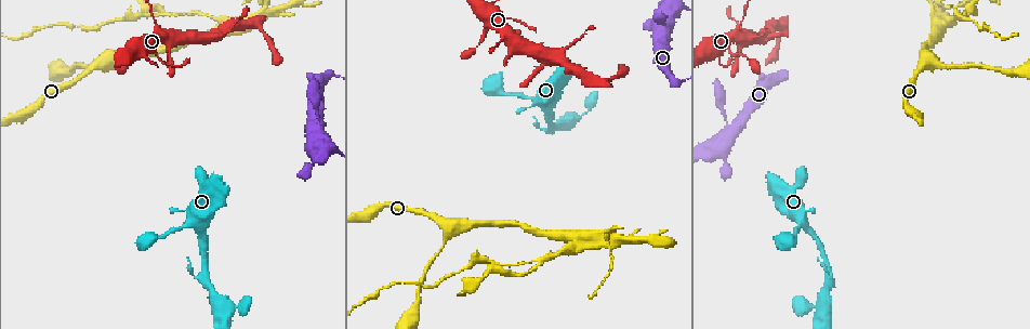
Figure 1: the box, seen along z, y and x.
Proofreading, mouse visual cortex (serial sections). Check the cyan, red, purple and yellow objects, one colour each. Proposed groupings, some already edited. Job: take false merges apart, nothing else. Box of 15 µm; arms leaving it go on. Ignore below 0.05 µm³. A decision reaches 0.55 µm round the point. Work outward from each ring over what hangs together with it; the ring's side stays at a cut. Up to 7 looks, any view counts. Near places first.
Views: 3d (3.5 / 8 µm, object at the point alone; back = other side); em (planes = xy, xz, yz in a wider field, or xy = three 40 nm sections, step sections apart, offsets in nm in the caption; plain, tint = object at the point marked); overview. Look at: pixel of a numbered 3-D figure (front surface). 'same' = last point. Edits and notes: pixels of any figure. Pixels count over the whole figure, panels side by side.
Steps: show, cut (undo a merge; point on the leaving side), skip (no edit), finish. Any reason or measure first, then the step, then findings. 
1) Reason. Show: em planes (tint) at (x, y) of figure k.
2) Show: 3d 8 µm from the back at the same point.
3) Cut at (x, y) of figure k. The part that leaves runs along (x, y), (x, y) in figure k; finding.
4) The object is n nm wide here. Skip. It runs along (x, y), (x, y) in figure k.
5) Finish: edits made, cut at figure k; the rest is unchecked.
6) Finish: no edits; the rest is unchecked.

Sharp bend. Show: 3d 8 µm at (493, 270) of figure 1.

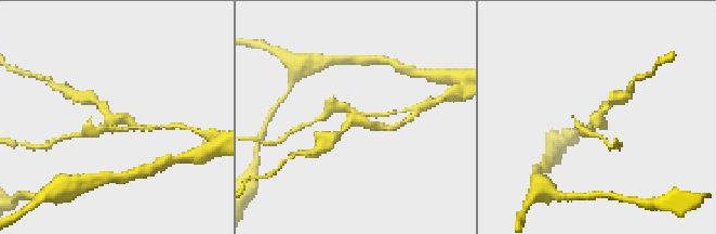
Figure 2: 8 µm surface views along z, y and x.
Closer look. Show: 3d 3.5 µm at (595, 118) of figure 2.

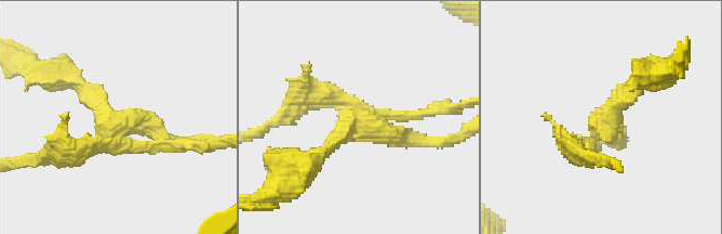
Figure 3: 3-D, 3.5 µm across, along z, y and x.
3 arms meet here; the arms are 200, 200, 250 nm wide; shape alone is not enough. Show: em xy step 2 (tint) at (356, 125) of figure 3.

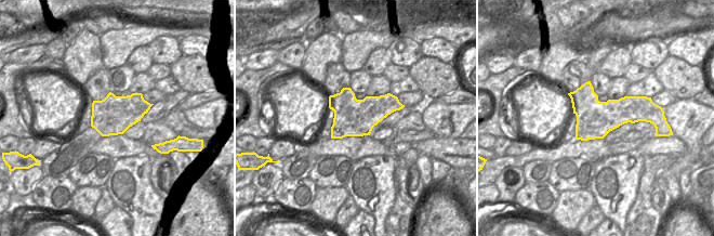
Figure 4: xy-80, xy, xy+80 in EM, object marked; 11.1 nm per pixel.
The object is 420 nm wide here. Skip. It runs along (420, 140), (311, 95) in figure 3; all the same cell.

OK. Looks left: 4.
Thin neck. Show: 3d 3.5 µm at (401, 281) of figure 1.

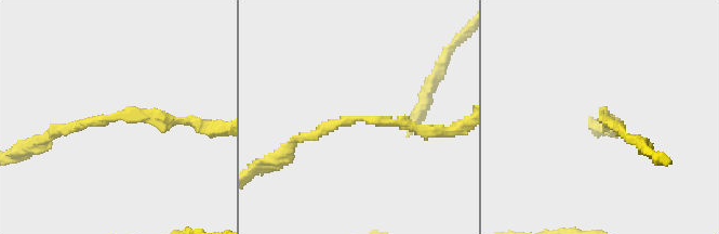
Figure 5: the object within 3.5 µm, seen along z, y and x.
The arms are 150, 200 nm wide; now the EM. Show: em xy step 5 (plain) at (114, 117) of figure 5.

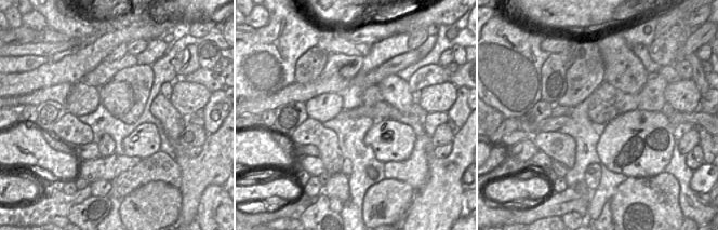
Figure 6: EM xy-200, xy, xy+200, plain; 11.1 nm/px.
Show: em xy step 5 (tint) at the same point.

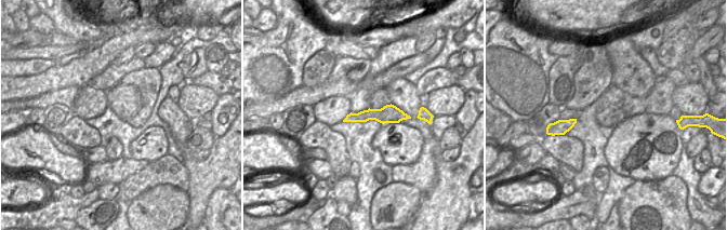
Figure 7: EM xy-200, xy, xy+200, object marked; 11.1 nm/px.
Skip. Continuous, no second cell.

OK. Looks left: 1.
Finish: no edits; the rest is unchecked.

